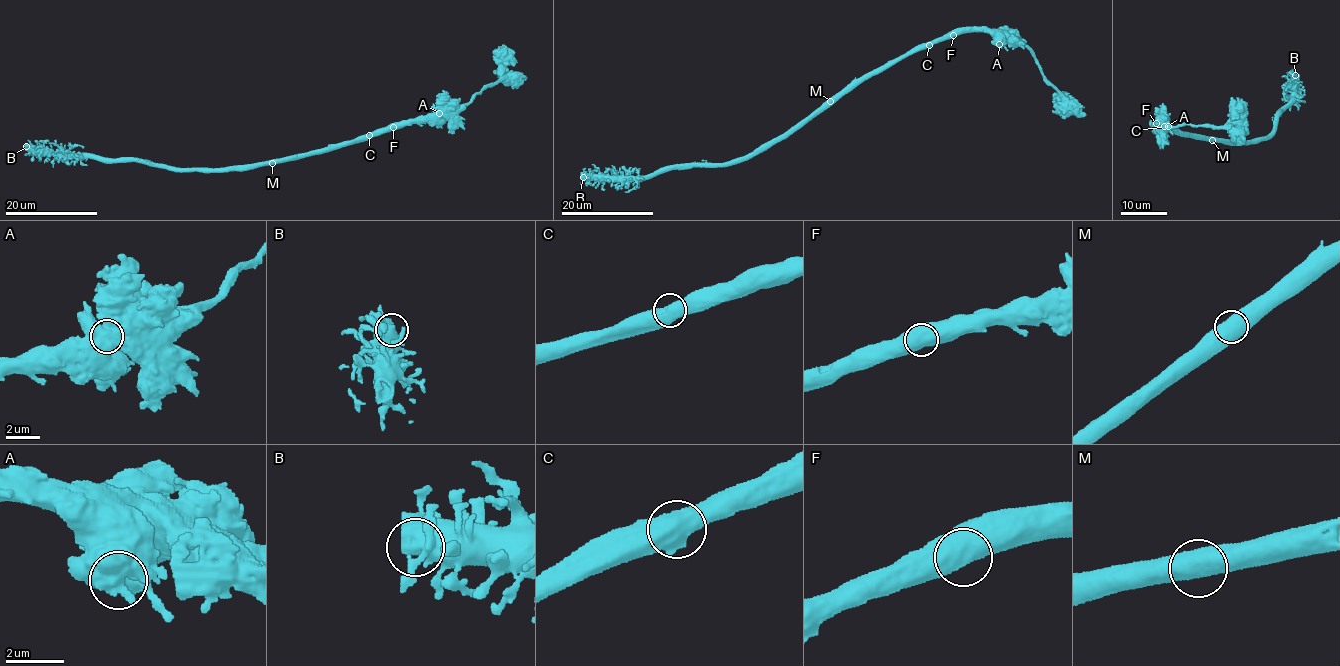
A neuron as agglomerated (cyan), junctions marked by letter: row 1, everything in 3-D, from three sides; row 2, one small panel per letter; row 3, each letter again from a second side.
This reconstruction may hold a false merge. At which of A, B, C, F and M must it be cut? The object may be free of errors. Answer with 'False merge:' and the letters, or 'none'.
False merge: none

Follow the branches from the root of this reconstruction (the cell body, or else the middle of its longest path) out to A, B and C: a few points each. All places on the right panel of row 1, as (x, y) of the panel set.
A: (1201, 138), (1154, 123), (1153, 127), (1163, 129), (1168, 126)
B: (1201, 138), (1205, 140), (1208, 136), (1242, 143), (1265, 137), (1271, 133), (1281, 107), (1290, 101), (1295, 75)
C: (1201, 138), (1164, 126)

